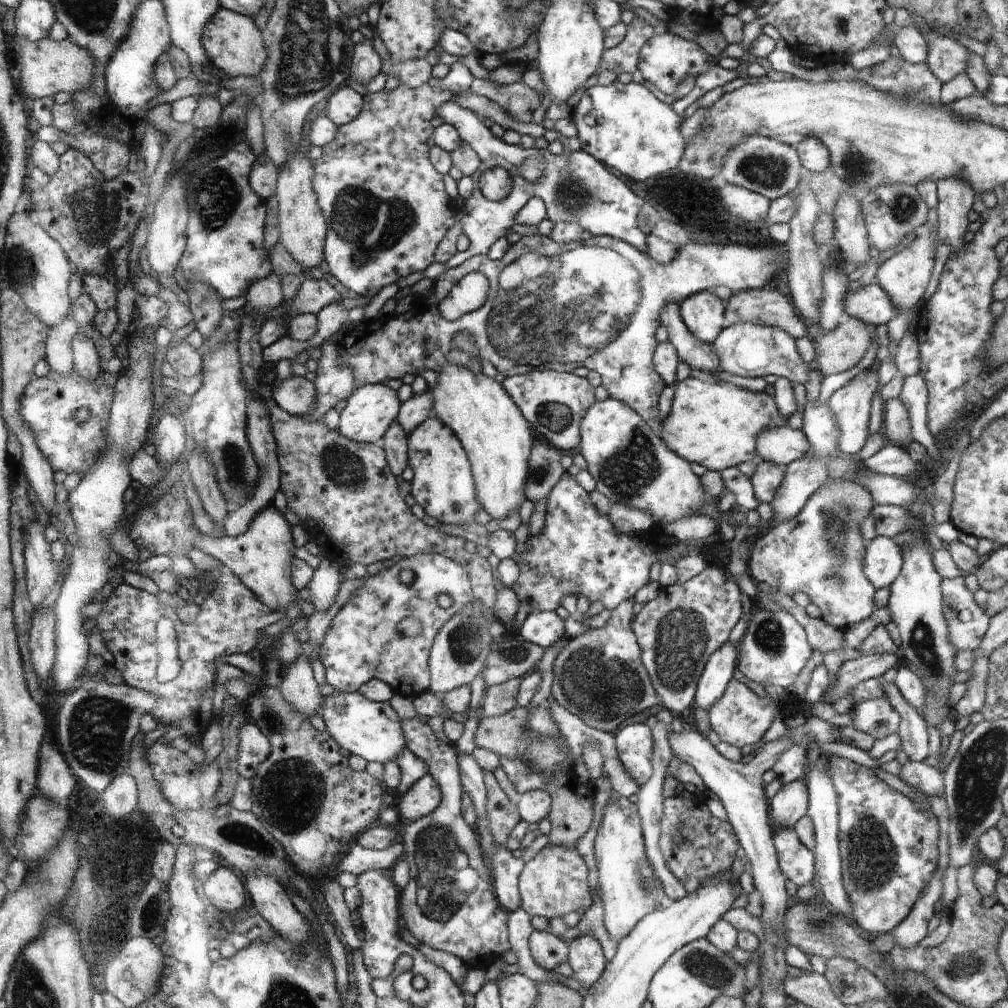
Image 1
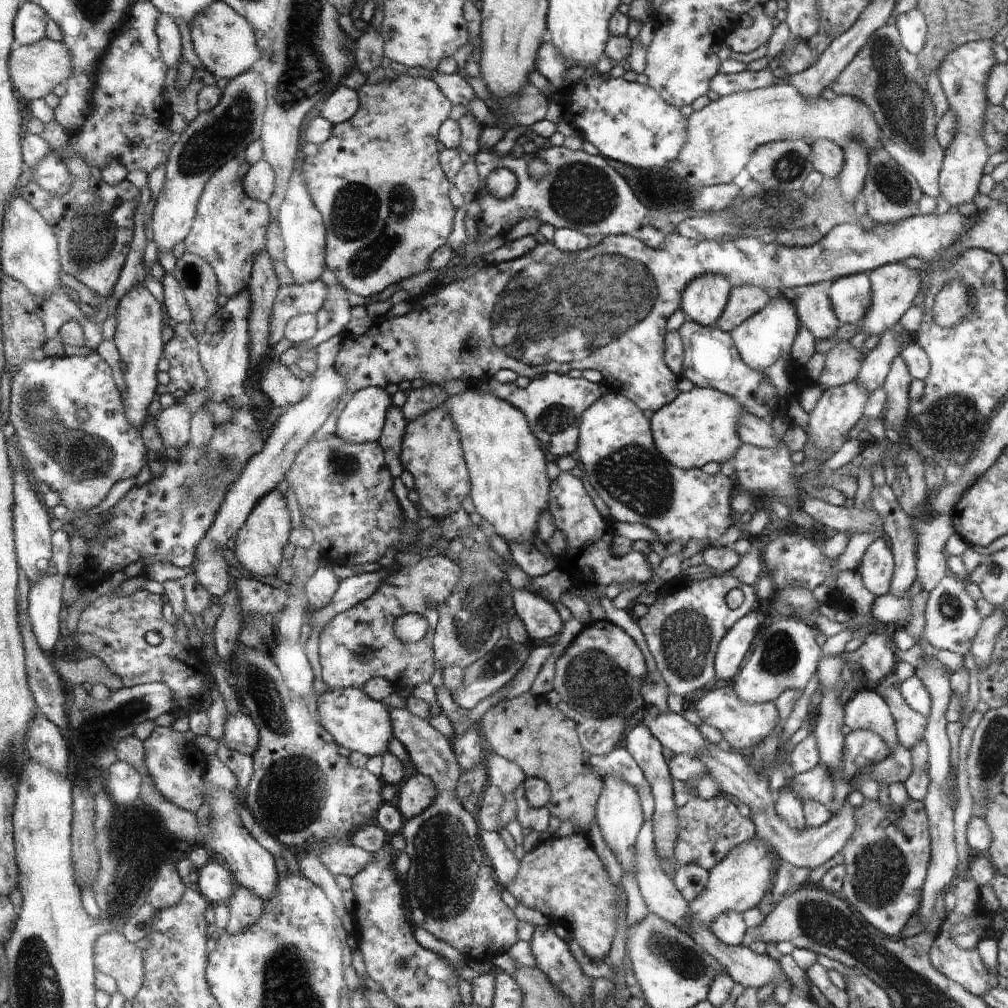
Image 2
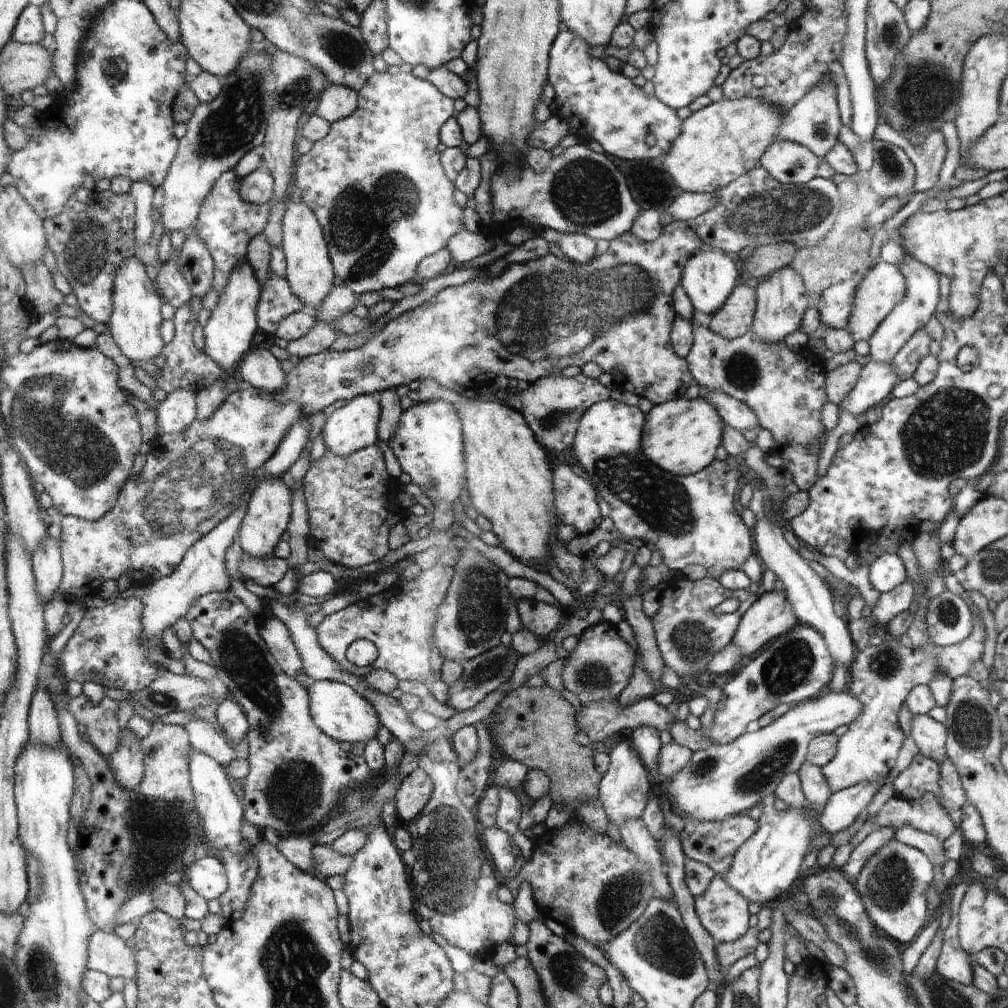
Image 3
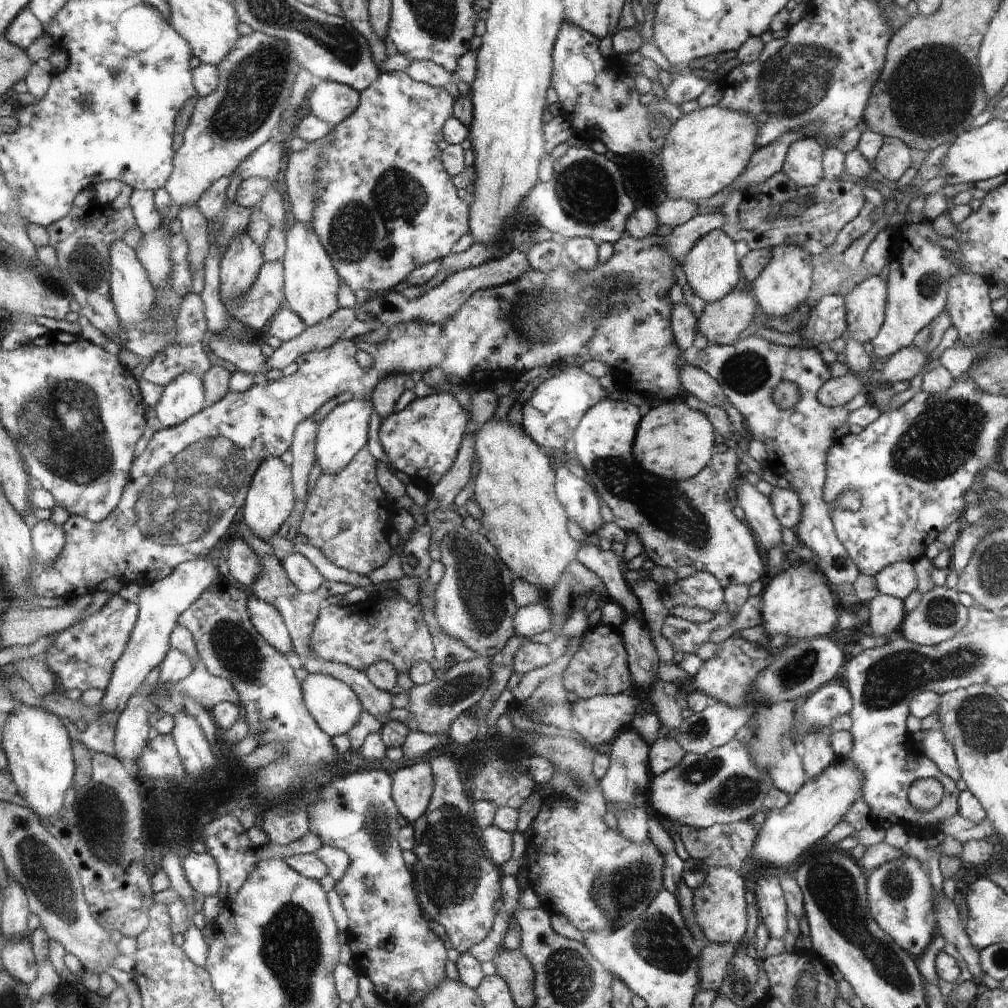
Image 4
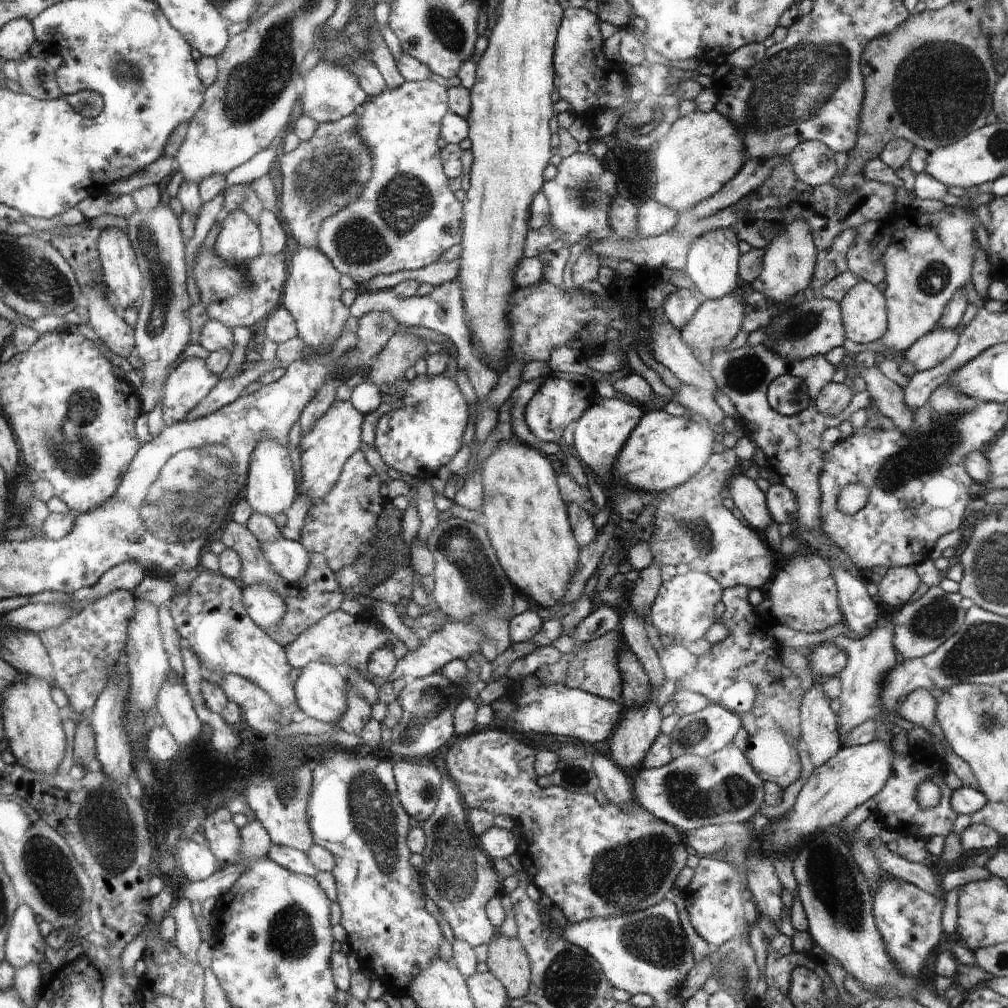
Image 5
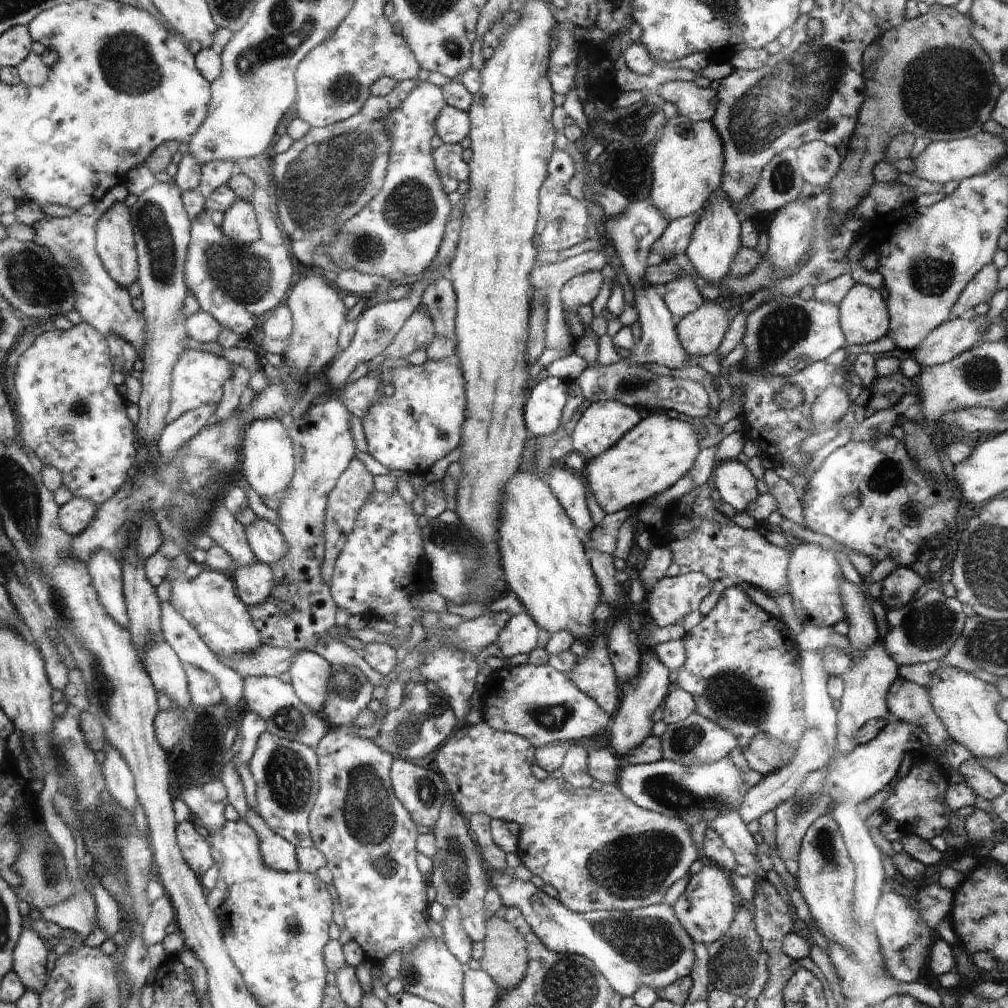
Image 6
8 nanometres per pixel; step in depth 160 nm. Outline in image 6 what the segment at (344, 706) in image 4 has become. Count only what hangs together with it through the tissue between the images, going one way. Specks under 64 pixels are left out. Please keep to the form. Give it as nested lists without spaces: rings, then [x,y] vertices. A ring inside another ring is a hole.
[[[306,649],[296,652],[296,659],[288,670],[291,685],[301,701],[322,713],[331,664],[318,653]]]

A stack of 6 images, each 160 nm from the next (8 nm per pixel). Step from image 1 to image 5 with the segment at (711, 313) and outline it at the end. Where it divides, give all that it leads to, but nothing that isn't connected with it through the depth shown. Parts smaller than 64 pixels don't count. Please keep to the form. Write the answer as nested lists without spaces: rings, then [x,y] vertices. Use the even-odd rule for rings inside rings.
[[[724,227],[710,229],[700,233],[690,245],[687,252],[685,273],[698,286],[698,290],[708,299],[719,299],[734,293],[738,282],[739,238],[734,228]]]

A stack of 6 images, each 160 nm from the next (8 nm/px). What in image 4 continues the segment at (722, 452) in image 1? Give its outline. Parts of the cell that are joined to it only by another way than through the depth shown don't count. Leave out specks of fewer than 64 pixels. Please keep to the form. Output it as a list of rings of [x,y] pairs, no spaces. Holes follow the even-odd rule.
[[[676,398],[665,404],[654,404],[640,419],[633,455],[650,474],[663,479],[685,481],[694,478],[710,462],[714,440],[714,429],[706,415]]]

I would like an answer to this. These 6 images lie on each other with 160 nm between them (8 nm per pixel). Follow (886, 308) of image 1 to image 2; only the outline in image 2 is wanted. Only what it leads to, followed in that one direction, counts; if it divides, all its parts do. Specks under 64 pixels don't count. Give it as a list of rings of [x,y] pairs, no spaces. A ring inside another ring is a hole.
[[[857,272],[831,283],[827,295],[834,314],[841,324],[858,324],[869,311],[871,284],[868,273]]]

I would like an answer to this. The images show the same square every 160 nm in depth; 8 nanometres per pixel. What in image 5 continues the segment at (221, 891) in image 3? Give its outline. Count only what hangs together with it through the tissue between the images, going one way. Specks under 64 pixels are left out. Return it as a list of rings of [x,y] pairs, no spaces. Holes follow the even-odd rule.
[[[182,841],[176,848],[185,880],[203,881],[214,874],[217,857],[206,842]]]

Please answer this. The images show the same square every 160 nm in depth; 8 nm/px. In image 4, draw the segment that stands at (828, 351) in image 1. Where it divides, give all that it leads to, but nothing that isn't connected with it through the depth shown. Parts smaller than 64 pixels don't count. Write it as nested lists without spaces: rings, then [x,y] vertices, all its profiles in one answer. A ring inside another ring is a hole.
[[[849,371],[841,377],[830,377],[820,387],[817,399],[827,407],[843,407],[860,392],[866,392],[862,380],[857,374]]]

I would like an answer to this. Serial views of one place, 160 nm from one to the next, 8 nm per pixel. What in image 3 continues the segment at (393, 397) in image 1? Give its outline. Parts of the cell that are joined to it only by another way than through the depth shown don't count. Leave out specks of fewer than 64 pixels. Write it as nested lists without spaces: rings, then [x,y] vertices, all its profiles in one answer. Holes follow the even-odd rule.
[[[358,395],[346,406],[335,409],[331,408],[322,432],[323,442],[326,450],[333,452],[339,457],[347,457],[353,452],[361,451],[363,448],[378,444],[379,427],[381,418],[381,404],[376,395]]]

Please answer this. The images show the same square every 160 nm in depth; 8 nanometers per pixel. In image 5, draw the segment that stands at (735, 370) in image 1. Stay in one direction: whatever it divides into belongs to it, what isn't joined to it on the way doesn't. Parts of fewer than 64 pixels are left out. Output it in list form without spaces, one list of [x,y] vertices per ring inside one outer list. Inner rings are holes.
[[[797,218],[768,244],[763,258],[763,269],[760,276],[751,282],[751,286],[754,291],[766,294],[772,300],[786,300],[788,296],[798,294],[809,286],[813,279],[816,259],[816,246],[812,242],[808,223]]]

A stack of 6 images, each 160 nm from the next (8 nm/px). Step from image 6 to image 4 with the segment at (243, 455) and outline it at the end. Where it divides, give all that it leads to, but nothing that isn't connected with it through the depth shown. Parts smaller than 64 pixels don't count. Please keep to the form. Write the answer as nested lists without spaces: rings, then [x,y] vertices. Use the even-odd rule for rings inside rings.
[[[280,457],[268,458],[262,462],[254,473],[252,486],[248,490],[248,498],[240,510],[240,520],[246,523],[250,532],[259,539],[265,540],[272,536],[282,522],[290,516],[294,508],[294,493],[292,492],[293,476],[290,476],[290,468],[282,462]]]

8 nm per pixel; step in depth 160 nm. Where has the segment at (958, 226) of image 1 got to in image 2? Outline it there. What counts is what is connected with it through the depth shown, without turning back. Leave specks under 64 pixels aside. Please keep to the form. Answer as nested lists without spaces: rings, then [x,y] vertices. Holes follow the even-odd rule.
[[[993,39],[977,40],[955,48],[947,54],[938,72],[949,108],[956,118],[953,141],[944,150],[943,165],[939,172],[939,190],[954,208],[972,201],[979,192],[980,179],[985,175],[984,165],[991,153],[982,133],[985,114],[991,103],[986,94],[987,80],[993,66],[998,64],[992,47],[994,43]]]

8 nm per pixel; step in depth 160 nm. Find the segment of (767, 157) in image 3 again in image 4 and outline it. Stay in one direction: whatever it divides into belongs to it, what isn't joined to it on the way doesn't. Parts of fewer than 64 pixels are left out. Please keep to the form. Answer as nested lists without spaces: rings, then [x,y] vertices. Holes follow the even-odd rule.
[[[800,138],[790,144],[781,171],[799,187],[816,186],[823,179],[824,150],[816,138]]]

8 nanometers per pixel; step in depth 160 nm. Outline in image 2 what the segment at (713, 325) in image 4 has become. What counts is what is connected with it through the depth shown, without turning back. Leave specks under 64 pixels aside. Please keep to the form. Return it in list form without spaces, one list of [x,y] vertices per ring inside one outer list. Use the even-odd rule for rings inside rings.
[[[738,285],[731,288],[726,308],[715,324],[721,331],[730,332],[742,321],[754,316],[767,306],[771,293],[754,285]]]

